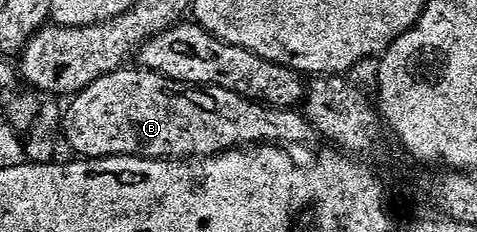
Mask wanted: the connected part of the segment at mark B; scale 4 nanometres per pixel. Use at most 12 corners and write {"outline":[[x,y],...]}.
{"outline":[[142,66],[61,112],[88,156],[303,146],[302,111]]}

